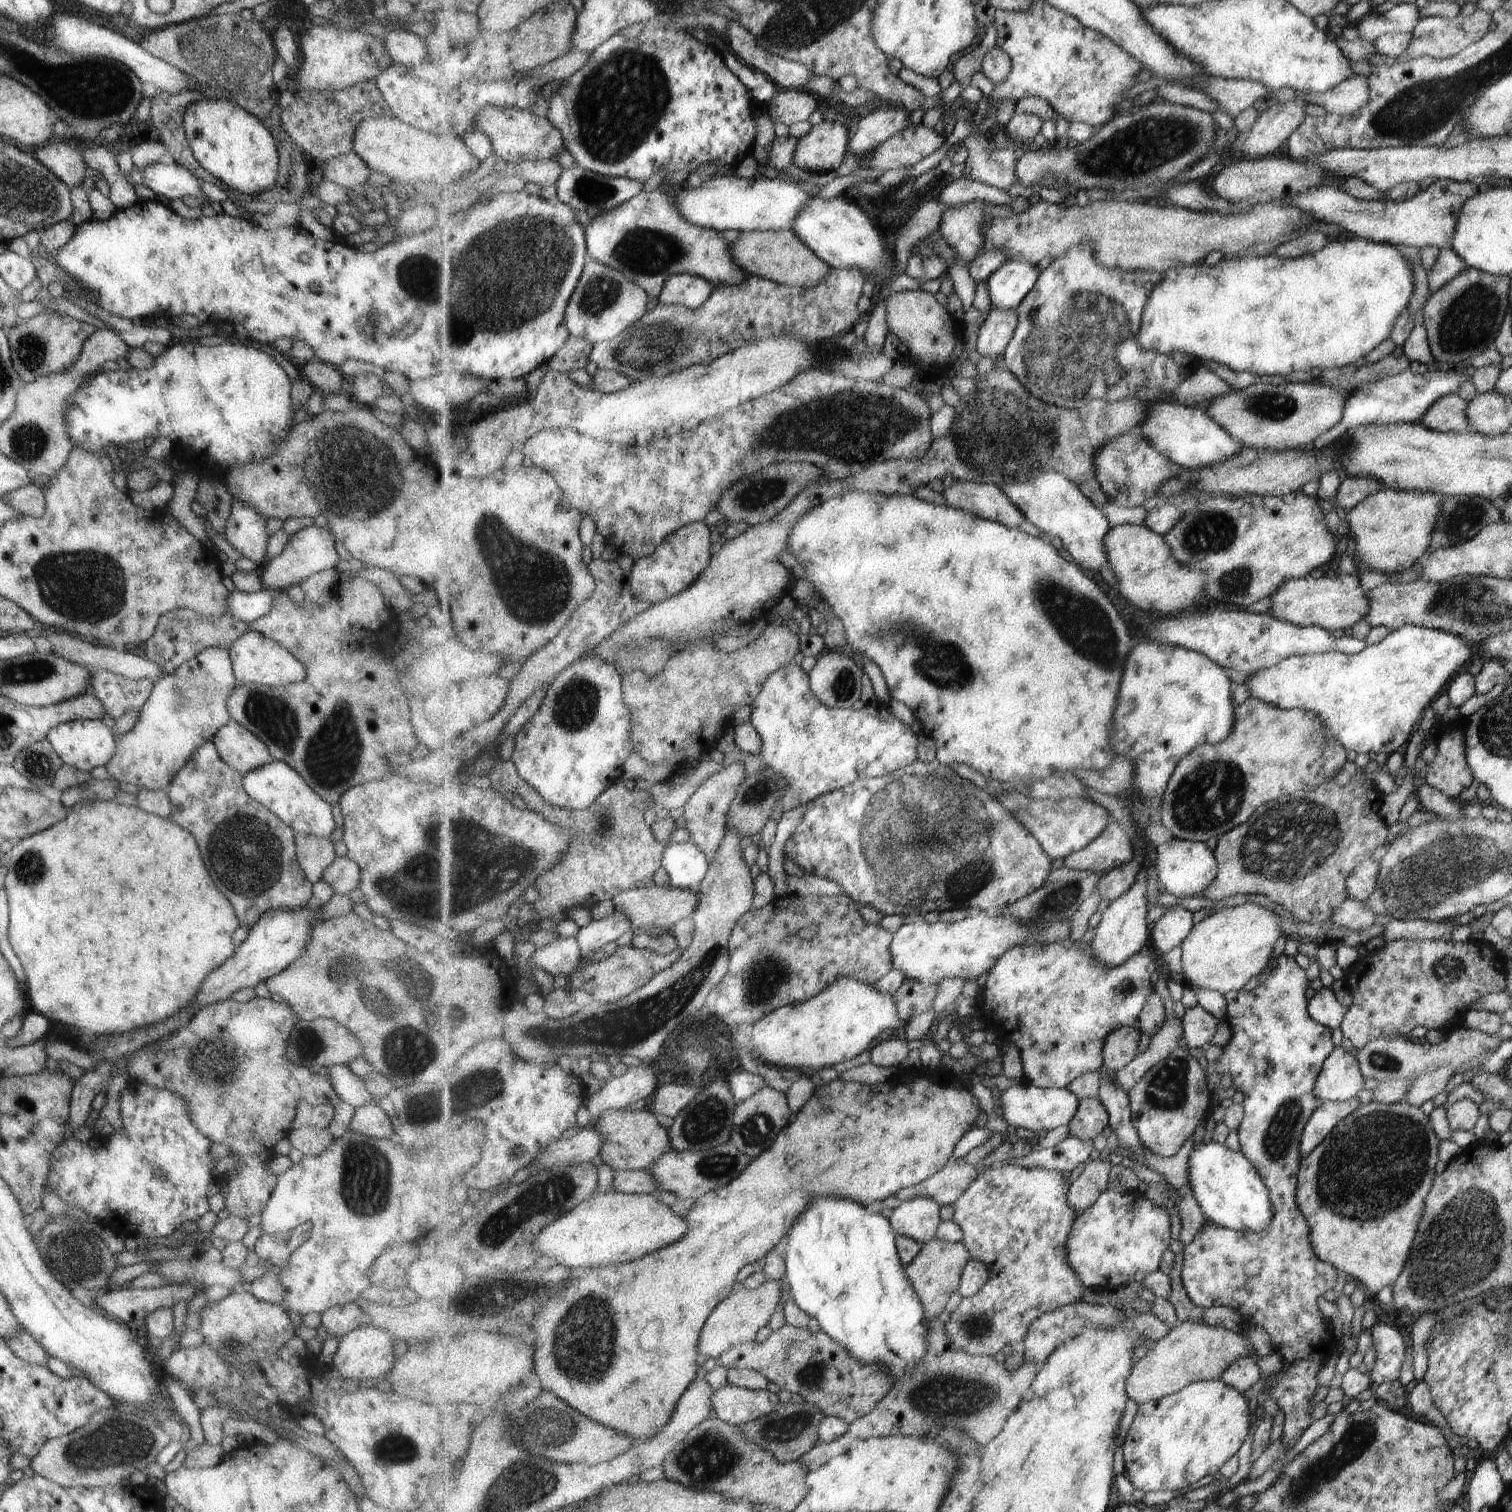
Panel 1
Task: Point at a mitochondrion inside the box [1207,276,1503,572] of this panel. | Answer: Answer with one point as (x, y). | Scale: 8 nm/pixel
(1469, 314)

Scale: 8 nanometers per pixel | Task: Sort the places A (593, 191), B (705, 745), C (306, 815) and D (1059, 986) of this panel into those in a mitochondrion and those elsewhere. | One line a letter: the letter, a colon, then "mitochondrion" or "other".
A: mitochondrion
B: other
C: other
D: other

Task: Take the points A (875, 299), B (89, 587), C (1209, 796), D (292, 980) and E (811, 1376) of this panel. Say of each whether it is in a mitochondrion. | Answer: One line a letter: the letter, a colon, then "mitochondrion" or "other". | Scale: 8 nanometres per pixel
A: other
B: mitochondrion
C: mitochondrion
D: other
E: mitochondrion

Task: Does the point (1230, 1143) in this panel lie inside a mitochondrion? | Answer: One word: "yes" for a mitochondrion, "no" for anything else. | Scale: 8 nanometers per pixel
no

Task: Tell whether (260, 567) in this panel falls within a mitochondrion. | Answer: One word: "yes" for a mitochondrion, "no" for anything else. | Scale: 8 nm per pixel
no

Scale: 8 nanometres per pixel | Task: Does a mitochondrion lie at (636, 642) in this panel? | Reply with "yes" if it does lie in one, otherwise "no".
no

